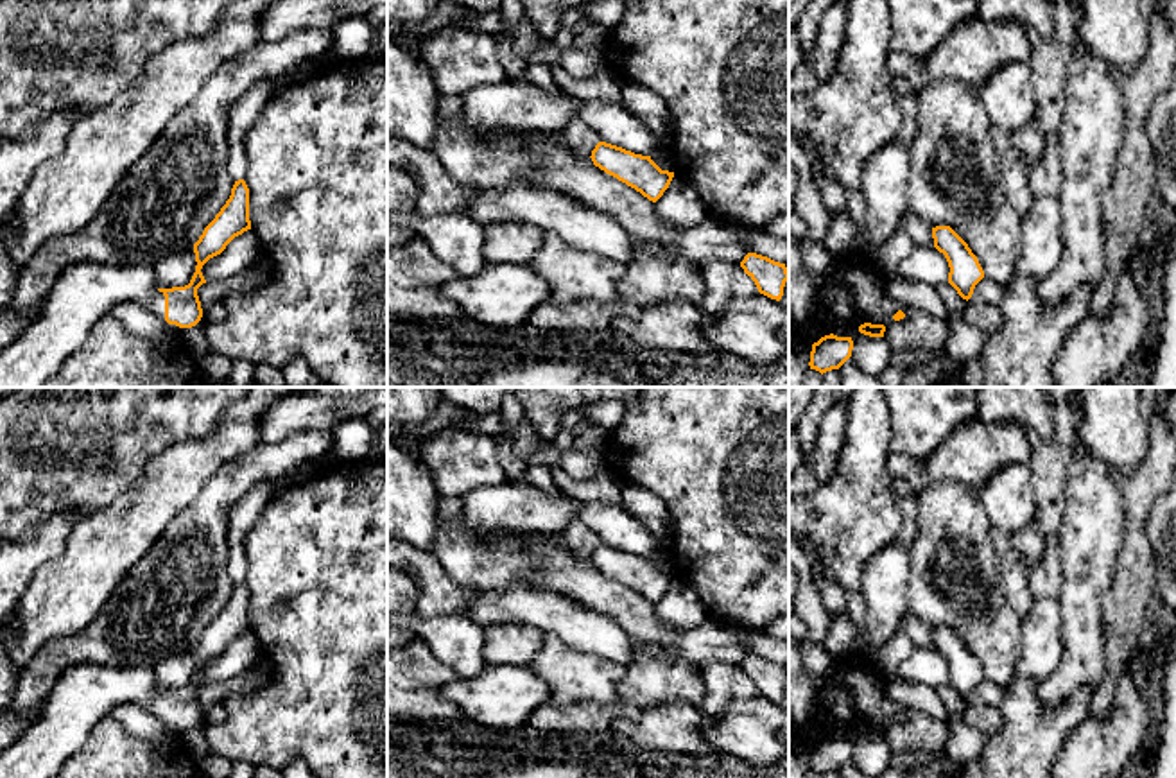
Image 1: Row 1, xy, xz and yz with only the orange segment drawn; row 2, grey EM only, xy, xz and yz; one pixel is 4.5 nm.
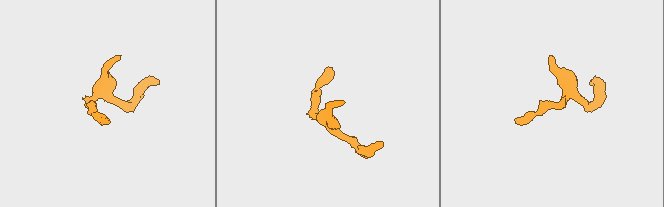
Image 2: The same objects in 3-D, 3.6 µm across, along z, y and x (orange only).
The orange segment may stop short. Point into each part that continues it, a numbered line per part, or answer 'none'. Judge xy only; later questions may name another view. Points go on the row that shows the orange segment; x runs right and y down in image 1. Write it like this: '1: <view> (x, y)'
1: xy (85, 293)

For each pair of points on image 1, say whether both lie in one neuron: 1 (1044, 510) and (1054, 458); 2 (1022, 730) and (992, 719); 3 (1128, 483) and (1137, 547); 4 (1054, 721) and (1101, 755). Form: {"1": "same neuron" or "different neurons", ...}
{"1": "same neuron", "2": "different neurons", "3": "same neuron", "4": "different neurons"}

